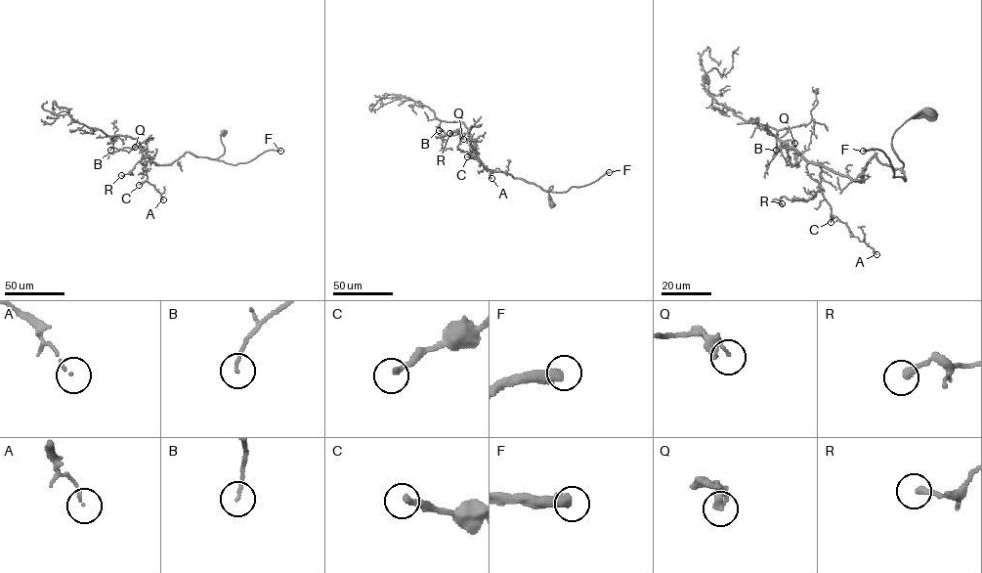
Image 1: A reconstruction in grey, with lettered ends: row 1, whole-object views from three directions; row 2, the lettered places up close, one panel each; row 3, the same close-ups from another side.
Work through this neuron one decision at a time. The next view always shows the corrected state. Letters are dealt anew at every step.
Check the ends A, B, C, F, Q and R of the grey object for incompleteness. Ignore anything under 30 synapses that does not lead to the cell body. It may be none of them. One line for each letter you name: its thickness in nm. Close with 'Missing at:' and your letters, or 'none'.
C: calibre 240 nm
F: calibre 440 nm
Missing at: C, F

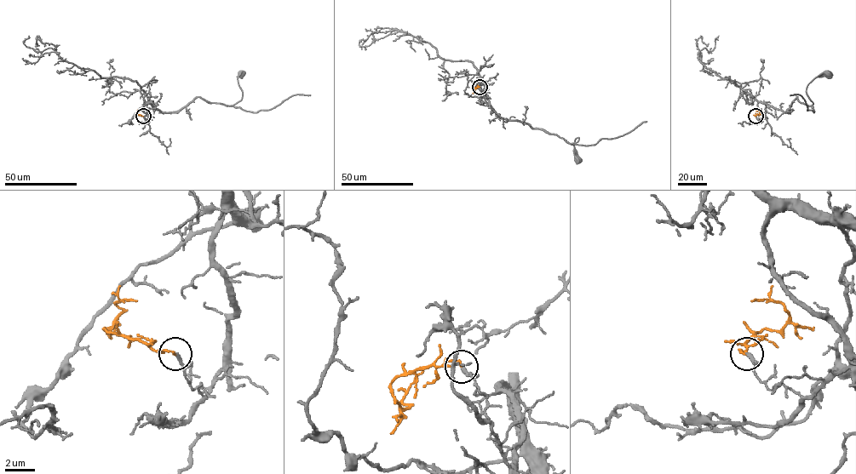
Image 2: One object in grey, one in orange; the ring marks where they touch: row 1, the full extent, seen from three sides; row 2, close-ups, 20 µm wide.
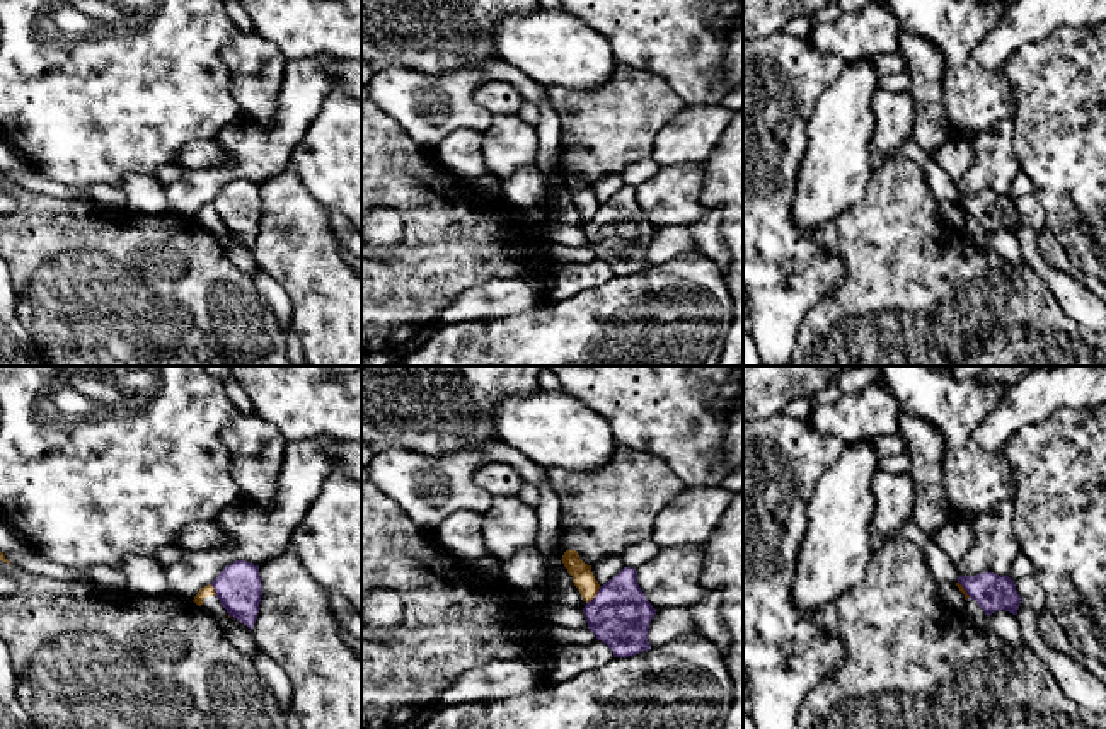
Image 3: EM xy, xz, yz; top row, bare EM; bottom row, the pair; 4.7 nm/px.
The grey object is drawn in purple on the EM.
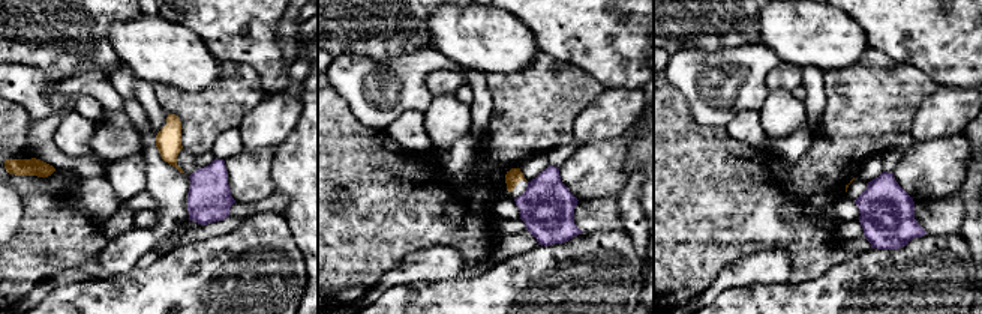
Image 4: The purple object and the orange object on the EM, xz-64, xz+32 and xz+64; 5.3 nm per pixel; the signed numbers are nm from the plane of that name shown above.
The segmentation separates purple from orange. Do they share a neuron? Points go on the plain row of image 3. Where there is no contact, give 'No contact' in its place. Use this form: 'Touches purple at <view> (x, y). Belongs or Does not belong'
Touches purple at xz (597, 213). Does not belong

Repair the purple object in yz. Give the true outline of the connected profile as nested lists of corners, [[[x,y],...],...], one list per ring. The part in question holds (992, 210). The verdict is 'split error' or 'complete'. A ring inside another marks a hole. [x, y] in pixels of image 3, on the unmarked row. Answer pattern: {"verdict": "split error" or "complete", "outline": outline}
{"verdict": "complete", "outline": [[[982,191],[976,194],[959,194],[958,201],[987,235],[997,228],[1017,233],[1021,215],[1016,210],[1016,201],[1009,194]]]}

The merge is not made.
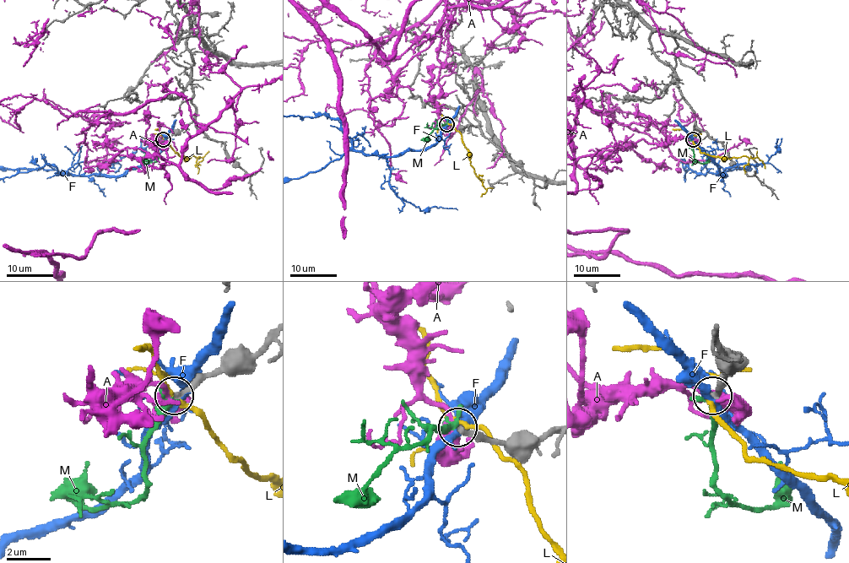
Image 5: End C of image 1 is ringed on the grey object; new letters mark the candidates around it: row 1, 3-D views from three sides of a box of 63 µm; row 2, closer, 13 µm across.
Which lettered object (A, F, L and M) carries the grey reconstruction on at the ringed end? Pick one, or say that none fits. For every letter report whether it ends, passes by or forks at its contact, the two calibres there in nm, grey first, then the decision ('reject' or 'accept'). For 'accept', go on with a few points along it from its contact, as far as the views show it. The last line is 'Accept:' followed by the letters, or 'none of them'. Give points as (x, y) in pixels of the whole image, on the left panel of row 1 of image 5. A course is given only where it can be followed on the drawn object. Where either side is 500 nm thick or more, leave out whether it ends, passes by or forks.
A: it passes by; 260 nm thick on the grey side, 480 nm on the other; reject
F: it passes by; 300 nm thick on the grey side, 360 nm on the other; reject
L: it passes by; 240 nm thick on the grey side, 180 nm on the other; reject
M: it ends there; 260 nm thick on the grey side, 400 nm on the other; accept; it runs (163, 140), (154, 162), (144, 162), (146, 153)
Accept: M

